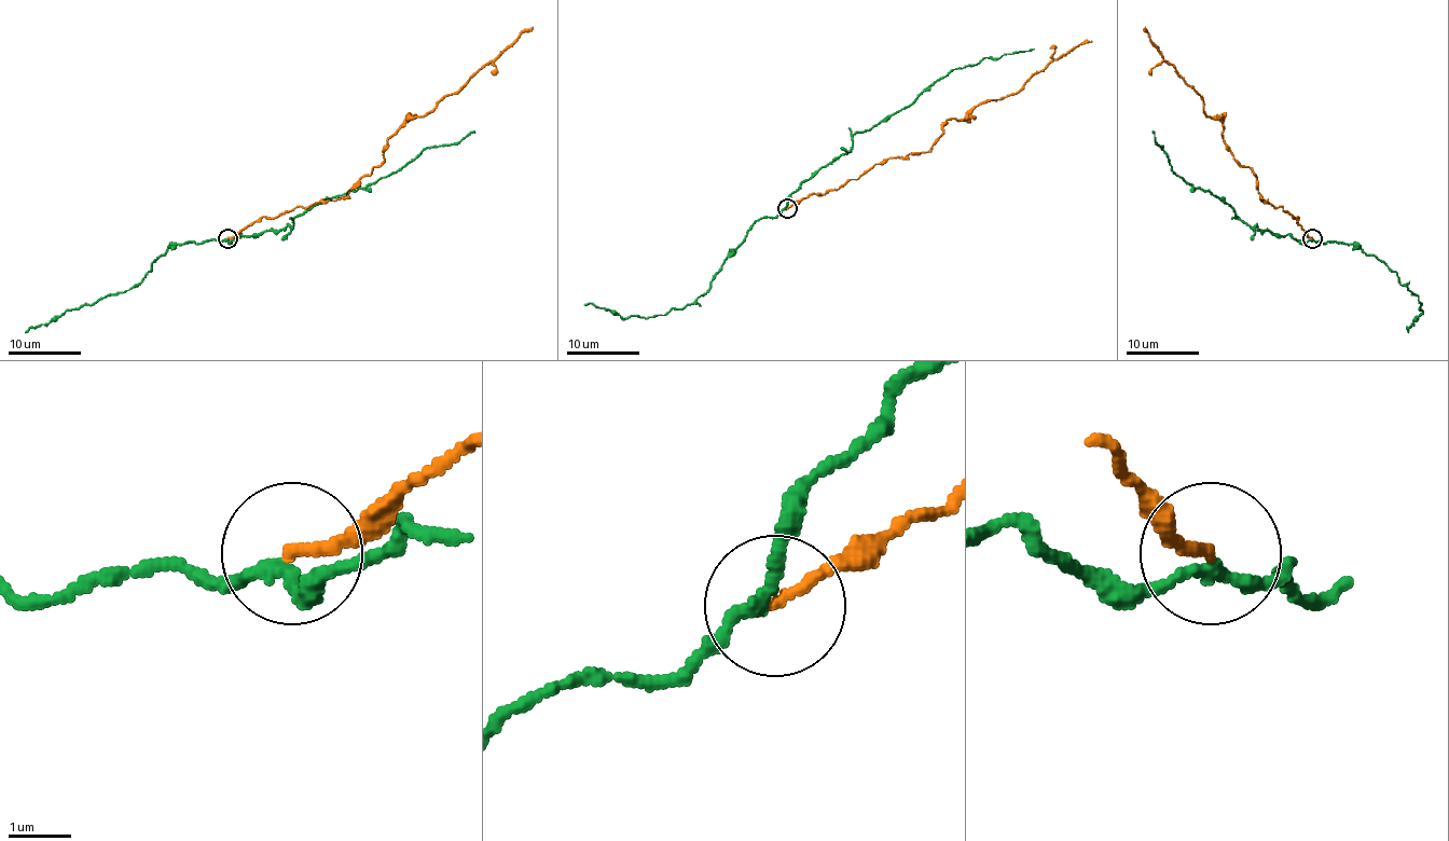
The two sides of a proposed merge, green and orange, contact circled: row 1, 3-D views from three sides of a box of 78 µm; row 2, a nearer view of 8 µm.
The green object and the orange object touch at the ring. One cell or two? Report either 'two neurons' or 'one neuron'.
two neurons

